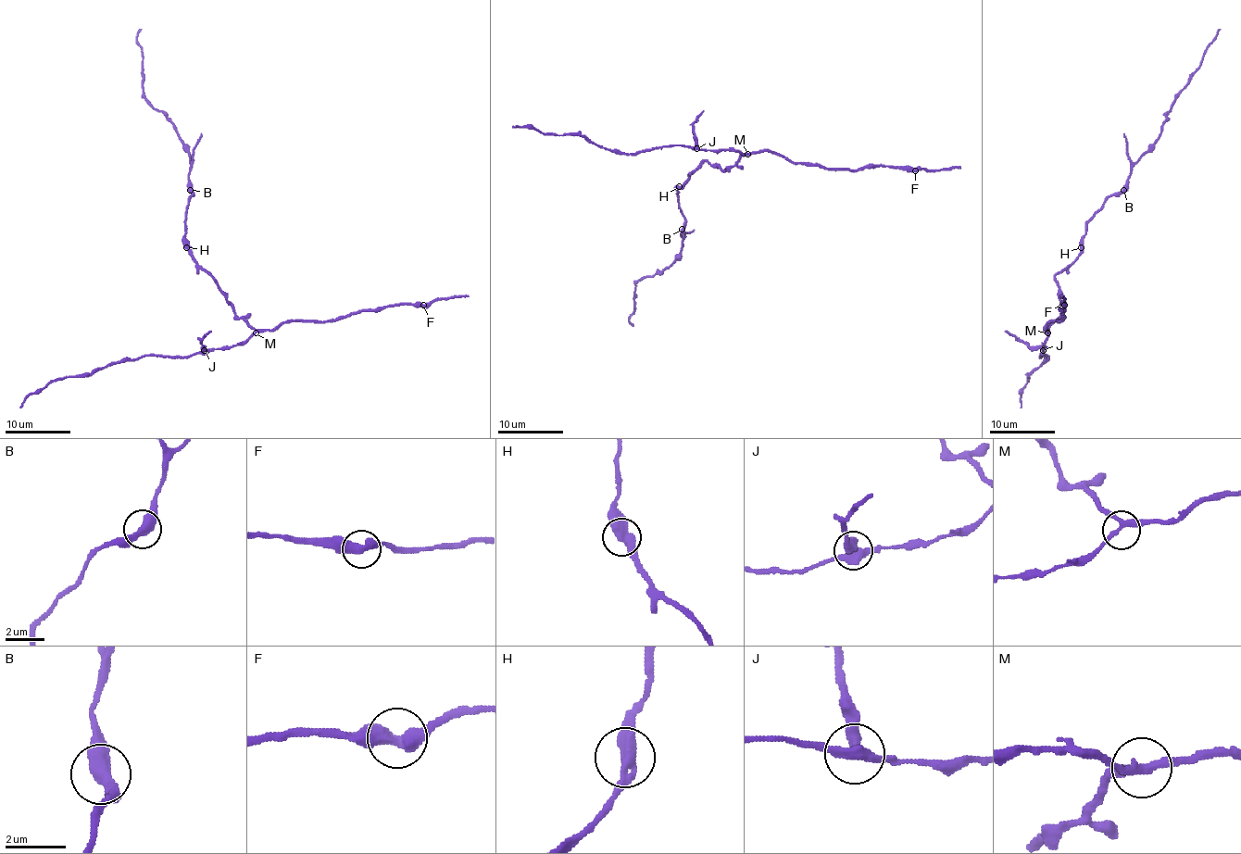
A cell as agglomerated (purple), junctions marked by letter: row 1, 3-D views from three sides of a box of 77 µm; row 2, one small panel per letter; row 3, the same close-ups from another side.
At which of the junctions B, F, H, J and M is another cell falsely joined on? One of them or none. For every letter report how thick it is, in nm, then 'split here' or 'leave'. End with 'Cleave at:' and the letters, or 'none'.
B: 440 nm | leave
F: 480 nm | leave
H: 460 nm | leave
J: 400 nm | split here
M: 240 nm | leave
Cleave at: J

